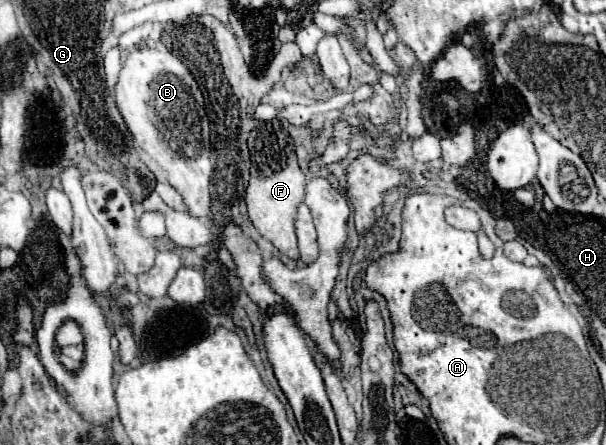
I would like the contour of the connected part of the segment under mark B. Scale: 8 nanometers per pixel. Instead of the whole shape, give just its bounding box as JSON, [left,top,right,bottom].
[114,47,212,217]

